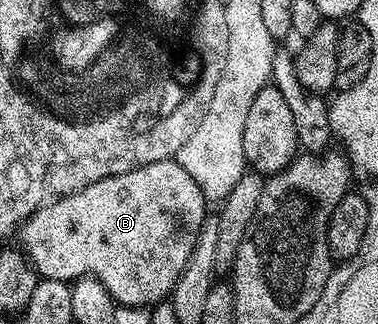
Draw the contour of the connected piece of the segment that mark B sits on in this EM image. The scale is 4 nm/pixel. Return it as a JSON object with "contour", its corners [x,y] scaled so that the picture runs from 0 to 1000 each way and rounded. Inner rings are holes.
{"contour":[[[460,488],[402,500],[399,509],[370,512],[365,522],[354,522],[339,534],[243,562],[241,571],[222,574],[206,593],[183,596],[177,605],[164,605],[98,642],[53,694],[53,719],[58,716],[58,753],[53,750],[53,765],[56,775],[69,781],[69,799],[79,806],[79,818],[90,824],[90,836],[114,864],[193,870],[217,852],[241,852],[267,870],[275,895],[286,895],[286,907],[299,920],[304,941],[336,951],[386,951],[389,944],[405,944],[437,929],[466,883],[466,870],[476,858],[487,821],[497,821],[497,796],[519,759],[519,735],[529,722],[534,688],[550,673],[545,636],[550,636],[550,614],[542,596],[534,593],[532,574],[500,543],[497,528],[487,525]]]}

